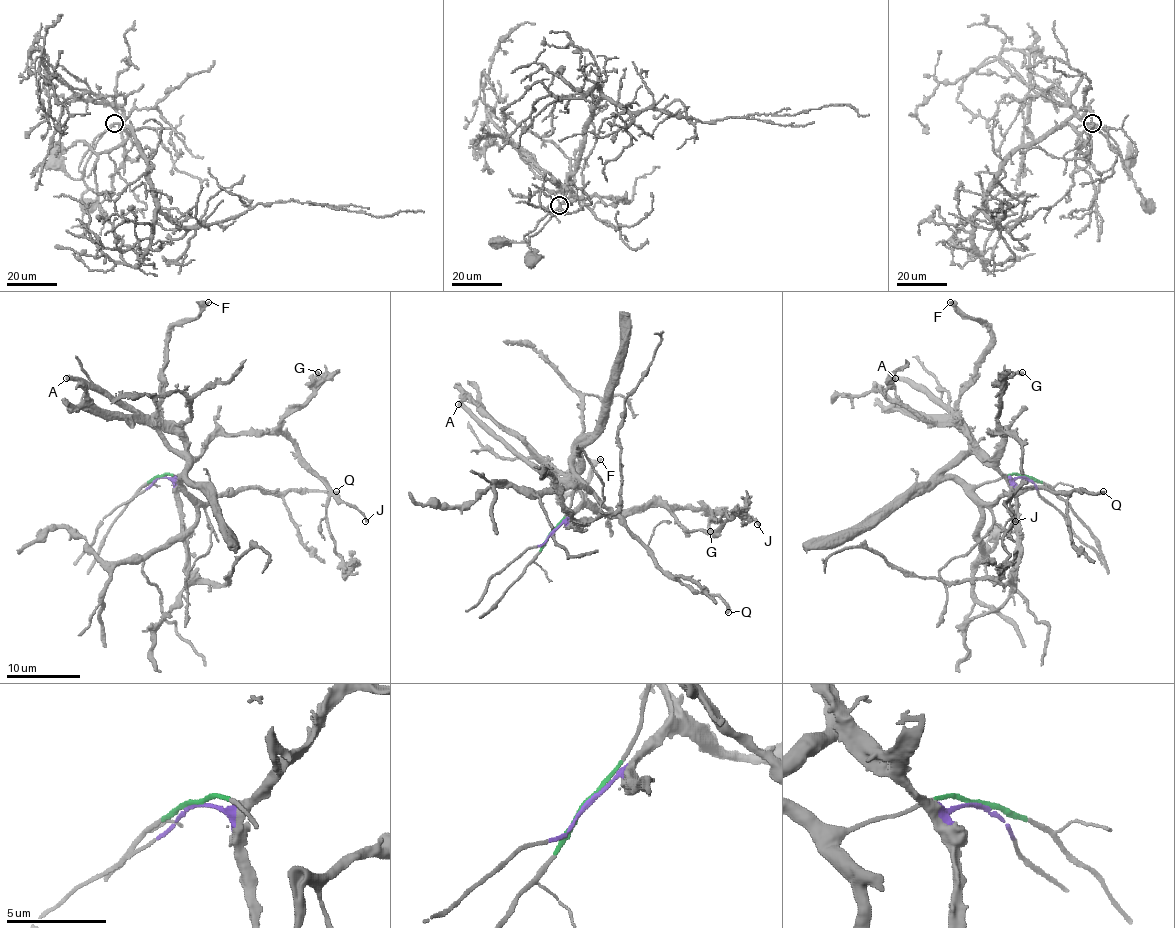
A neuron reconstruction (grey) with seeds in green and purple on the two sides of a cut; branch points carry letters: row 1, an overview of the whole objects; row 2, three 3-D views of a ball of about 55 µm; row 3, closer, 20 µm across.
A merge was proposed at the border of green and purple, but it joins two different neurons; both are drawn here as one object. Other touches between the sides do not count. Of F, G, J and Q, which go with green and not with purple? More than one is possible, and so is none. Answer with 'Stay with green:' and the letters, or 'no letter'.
Stay with green: Q

